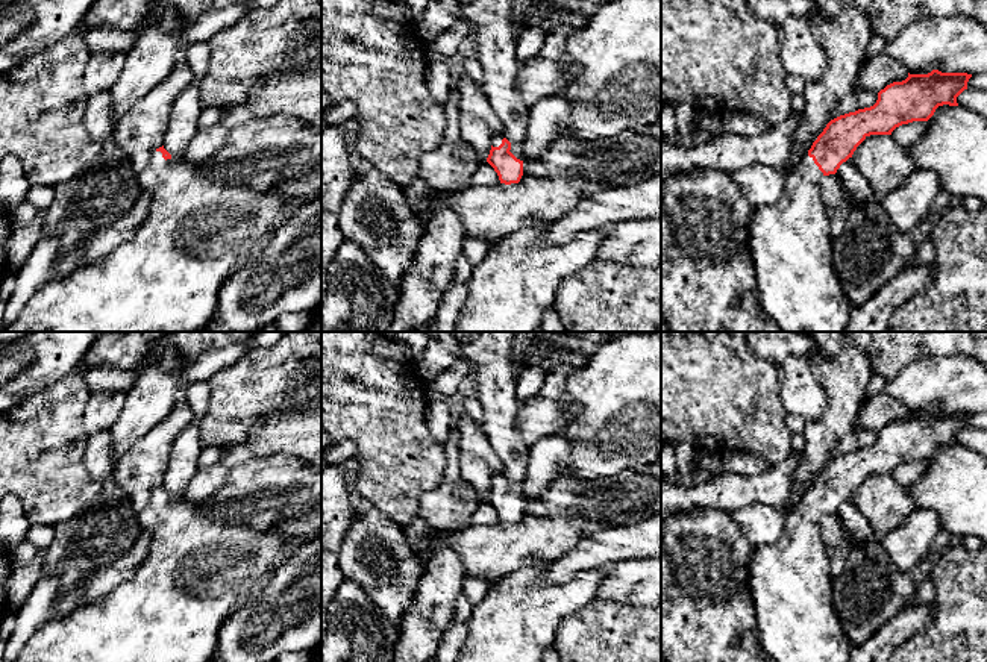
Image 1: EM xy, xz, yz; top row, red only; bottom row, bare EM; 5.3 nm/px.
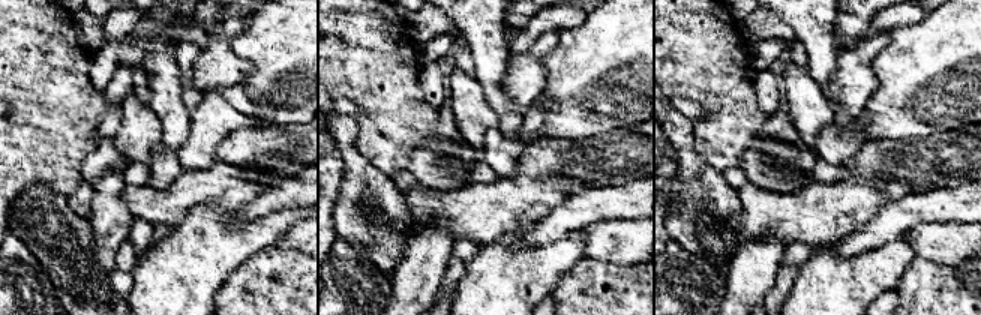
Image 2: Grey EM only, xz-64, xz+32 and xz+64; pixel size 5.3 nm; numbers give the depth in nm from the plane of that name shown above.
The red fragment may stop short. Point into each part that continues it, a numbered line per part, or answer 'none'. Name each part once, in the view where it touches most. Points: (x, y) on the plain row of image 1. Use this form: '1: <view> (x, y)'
1: yz (790, 587)

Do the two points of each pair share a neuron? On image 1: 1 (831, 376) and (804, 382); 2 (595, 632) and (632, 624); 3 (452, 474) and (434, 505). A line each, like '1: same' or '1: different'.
1: different
2: same
3: same

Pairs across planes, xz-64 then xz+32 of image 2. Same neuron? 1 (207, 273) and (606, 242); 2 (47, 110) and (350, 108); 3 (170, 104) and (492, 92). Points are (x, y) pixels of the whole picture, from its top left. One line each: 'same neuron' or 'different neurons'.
1: different neurons
2: different neurons
3: same neuron

